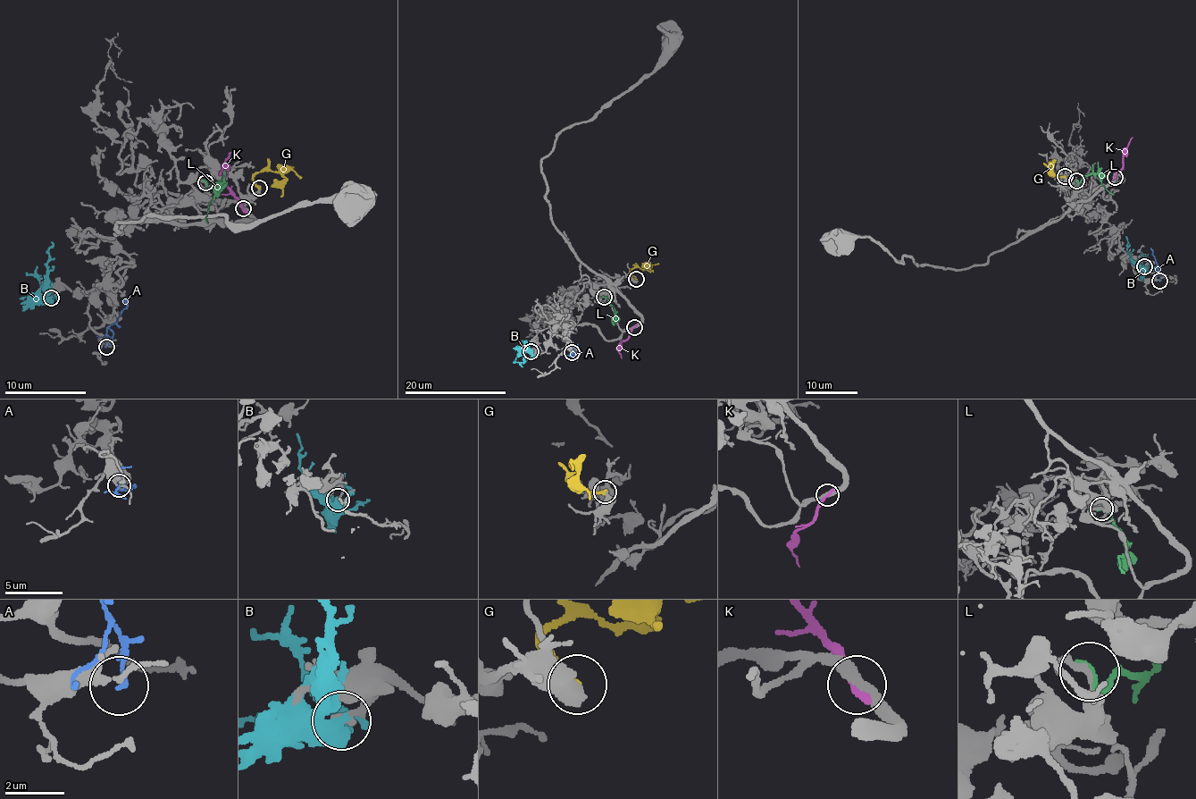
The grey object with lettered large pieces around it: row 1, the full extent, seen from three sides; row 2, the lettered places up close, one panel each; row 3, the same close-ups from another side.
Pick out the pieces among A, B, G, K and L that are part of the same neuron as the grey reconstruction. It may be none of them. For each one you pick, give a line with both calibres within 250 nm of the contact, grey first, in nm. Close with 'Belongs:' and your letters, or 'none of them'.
G: calibres 360 and 260 nm
Belongs: G

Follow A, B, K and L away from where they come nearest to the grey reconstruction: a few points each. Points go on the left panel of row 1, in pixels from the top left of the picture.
A: (106, 346), (104, 334), (127, 306), (126, 297)
B: (51, 298), (46, 276), (50, 242)
K: (243, 208), (243, 202), (226, 184), (225, 159), (231, 152)
L: (206, 183), (207, 188), (214, 183), (221, 185), (209, 204), (208, 222)

